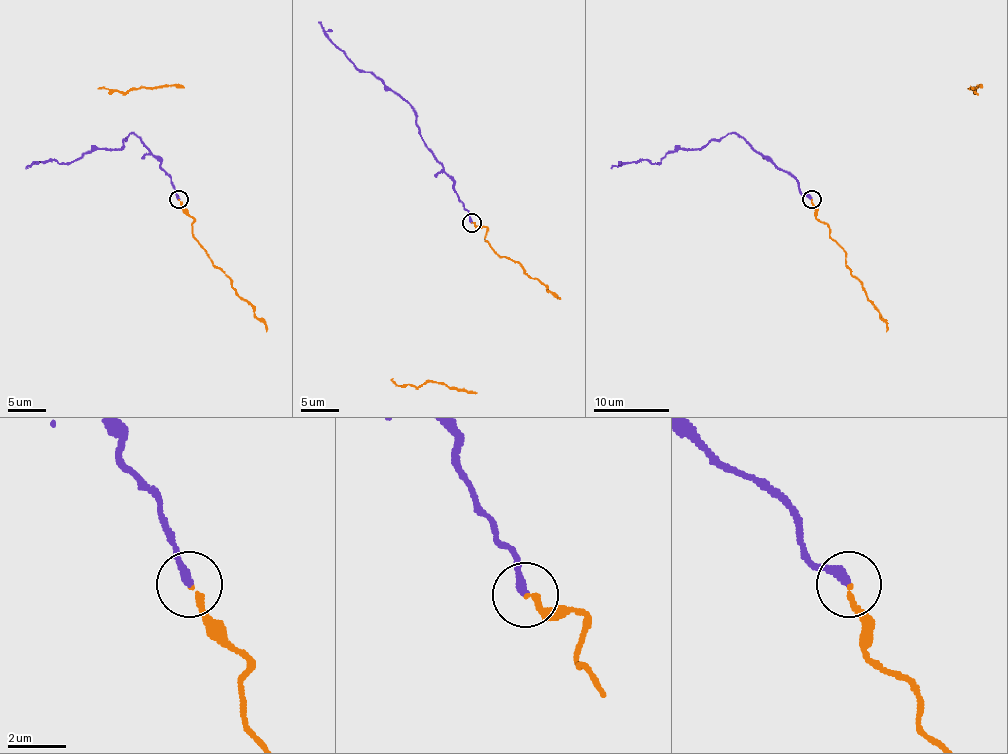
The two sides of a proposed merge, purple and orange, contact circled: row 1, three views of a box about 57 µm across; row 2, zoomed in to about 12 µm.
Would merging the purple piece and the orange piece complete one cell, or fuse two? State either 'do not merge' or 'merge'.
merge

